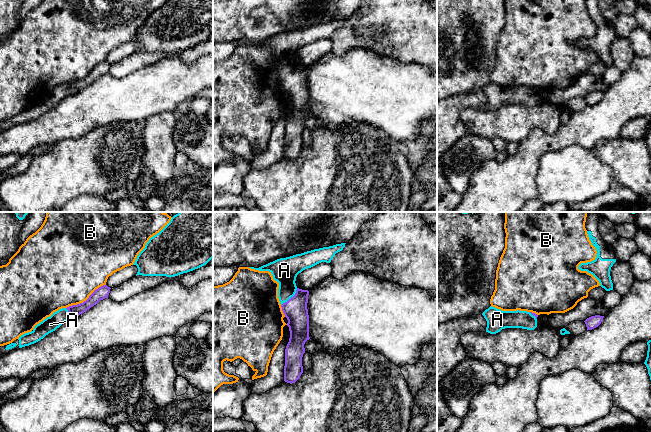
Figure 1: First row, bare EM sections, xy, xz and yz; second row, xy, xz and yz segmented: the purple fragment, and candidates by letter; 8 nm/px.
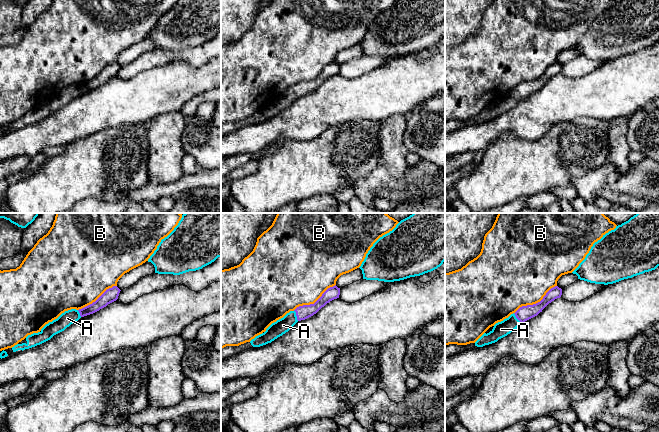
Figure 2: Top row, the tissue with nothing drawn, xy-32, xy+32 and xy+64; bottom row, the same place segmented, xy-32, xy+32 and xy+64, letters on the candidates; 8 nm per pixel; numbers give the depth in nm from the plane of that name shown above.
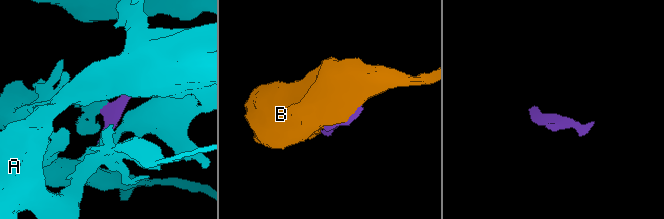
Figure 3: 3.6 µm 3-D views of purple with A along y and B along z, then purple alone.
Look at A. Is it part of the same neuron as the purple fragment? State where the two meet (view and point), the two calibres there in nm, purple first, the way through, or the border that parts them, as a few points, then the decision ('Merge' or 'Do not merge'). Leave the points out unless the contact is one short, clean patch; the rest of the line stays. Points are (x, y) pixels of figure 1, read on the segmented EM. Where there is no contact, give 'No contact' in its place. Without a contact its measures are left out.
Touches purple at xz (291, 297). Thickness 190 nm (purple) against 200 nm. Merge

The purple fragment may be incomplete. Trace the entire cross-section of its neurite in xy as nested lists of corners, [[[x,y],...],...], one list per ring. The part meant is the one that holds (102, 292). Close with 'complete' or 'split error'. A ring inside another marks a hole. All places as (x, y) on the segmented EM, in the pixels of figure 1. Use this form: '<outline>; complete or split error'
[[[103,285],[96,289],[83,303],[67,307],[66,309],[69,312],[69,318],[79,316],[80,314],[86,312],[88,309],[96,305],[100,300],[108,298],[110,289],[111,288],[107,285]]]; complete

